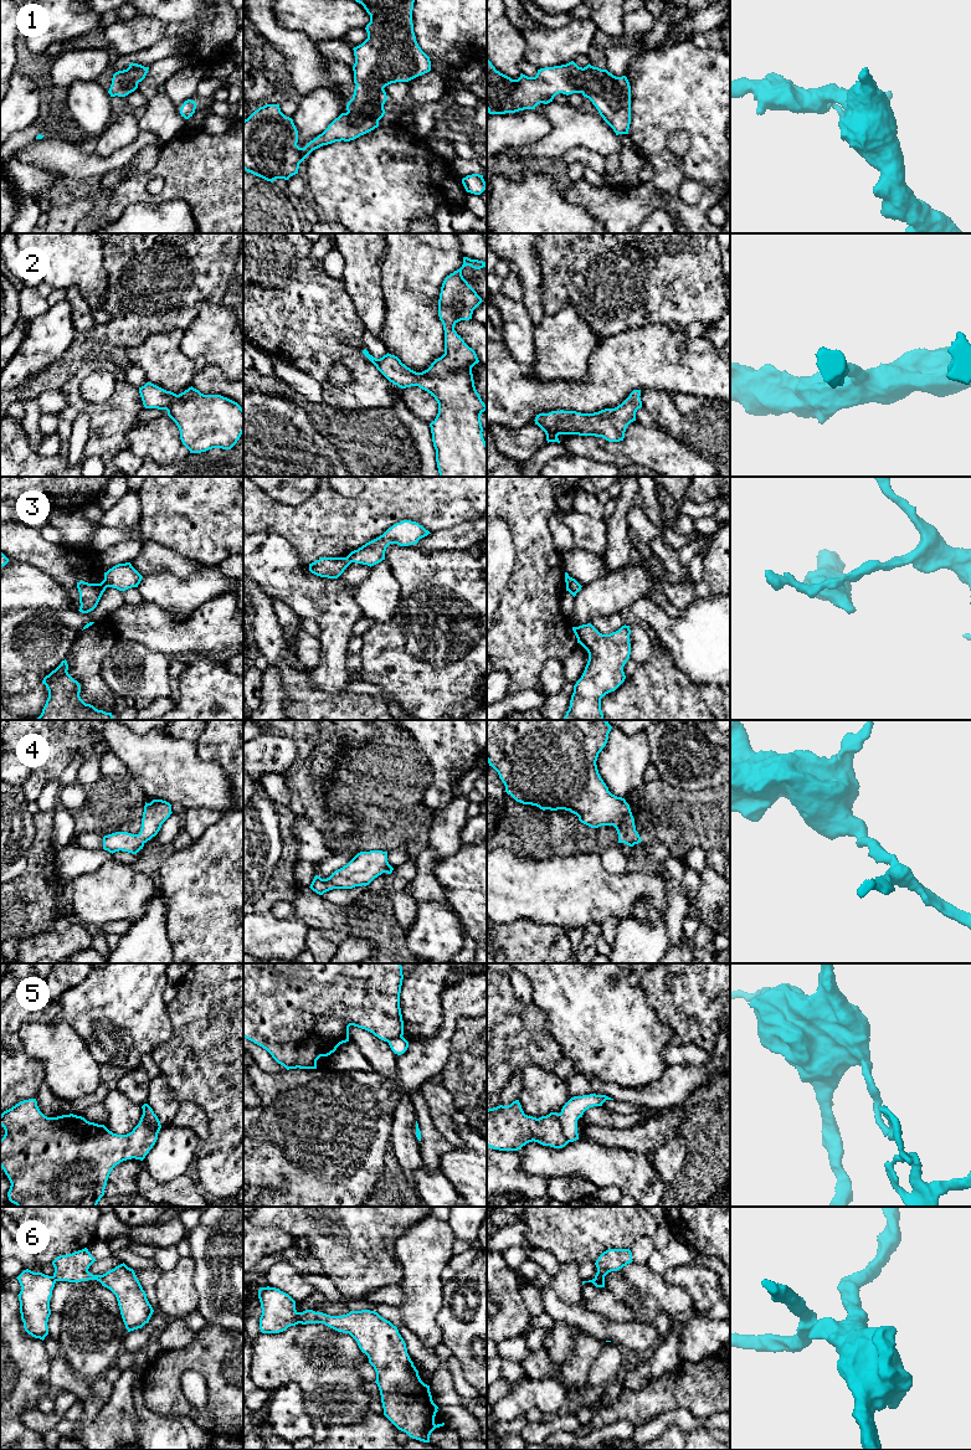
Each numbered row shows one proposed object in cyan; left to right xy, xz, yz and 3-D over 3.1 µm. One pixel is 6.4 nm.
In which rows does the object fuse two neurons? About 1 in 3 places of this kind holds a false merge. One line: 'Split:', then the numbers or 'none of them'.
Split: 3, 5, 6

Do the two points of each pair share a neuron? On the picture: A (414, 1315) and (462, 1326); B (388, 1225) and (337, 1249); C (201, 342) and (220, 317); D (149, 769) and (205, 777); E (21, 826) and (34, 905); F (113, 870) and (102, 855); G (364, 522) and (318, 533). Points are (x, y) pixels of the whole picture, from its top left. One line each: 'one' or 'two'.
A: two
B: one
C: one
D: one
E: two
F: two
G: one

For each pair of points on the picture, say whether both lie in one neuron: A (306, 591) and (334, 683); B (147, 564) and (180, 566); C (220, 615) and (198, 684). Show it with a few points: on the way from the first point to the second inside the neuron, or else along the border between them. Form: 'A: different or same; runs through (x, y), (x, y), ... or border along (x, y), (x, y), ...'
A: same; runs through (329, 612), (333, 616), (333, 659)
B: same; runs through (155, 564), (171, 564)
C: different; border along (224, 654), (186, 654), (183, 657)

